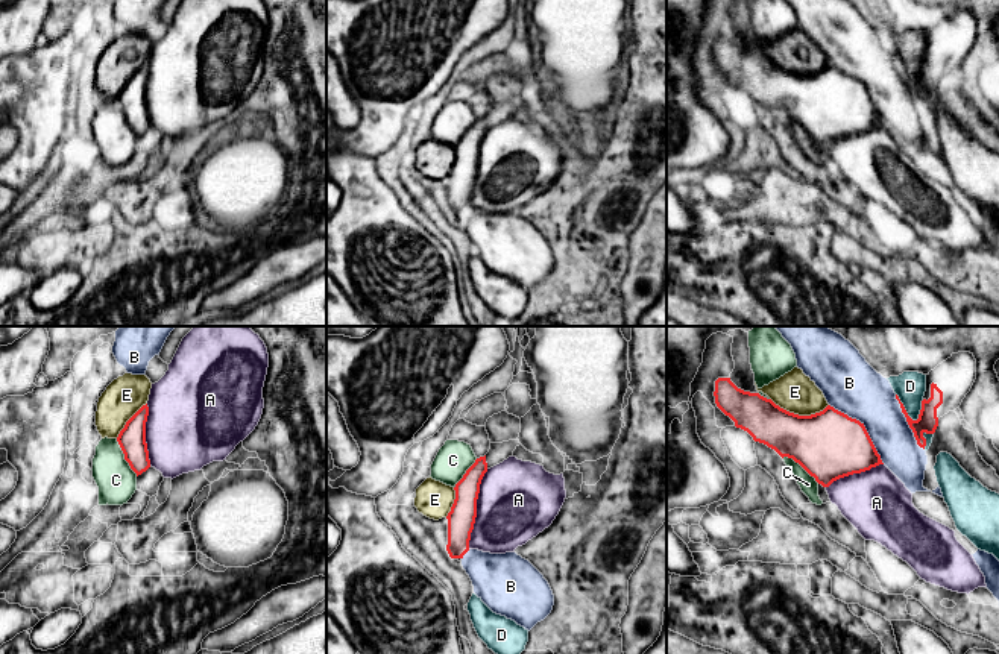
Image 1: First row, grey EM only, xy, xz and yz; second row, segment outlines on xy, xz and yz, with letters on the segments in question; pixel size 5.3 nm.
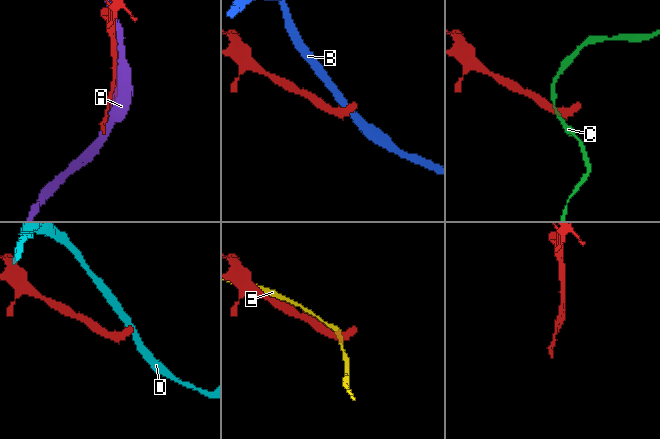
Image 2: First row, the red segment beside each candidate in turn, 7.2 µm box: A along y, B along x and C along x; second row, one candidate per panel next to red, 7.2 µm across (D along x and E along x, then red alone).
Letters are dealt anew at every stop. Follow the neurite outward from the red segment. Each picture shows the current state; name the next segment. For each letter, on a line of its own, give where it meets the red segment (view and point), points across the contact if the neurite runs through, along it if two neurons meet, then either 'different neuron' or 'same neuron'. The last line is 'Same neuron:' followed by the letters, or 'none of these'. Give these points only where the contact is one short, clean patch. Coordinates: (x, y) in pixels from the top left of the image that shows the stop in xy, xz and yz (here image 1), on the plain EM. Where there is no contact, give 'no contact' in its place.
A: xz (475, 169) | different neuron
B: yz (864, 88) | different neuron
C: xy (125, 117) | different neuron
D: yz (904, 69) | along yz (896, 53), (905, 72), (916, 81) | different neuron
E: yz (797, 75) | different neuron
Same neuron: none of these

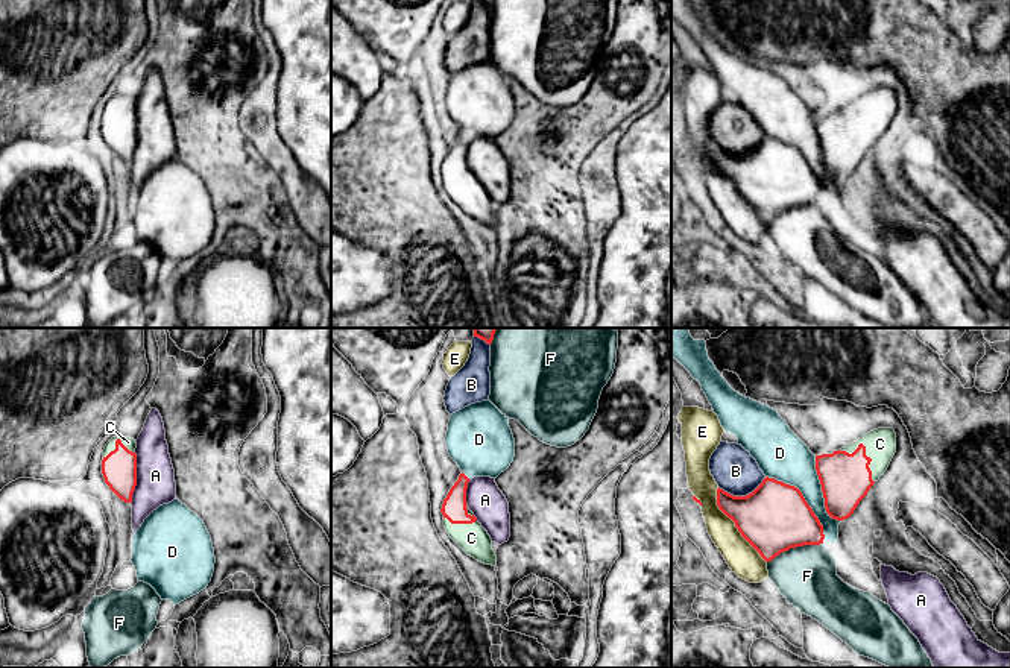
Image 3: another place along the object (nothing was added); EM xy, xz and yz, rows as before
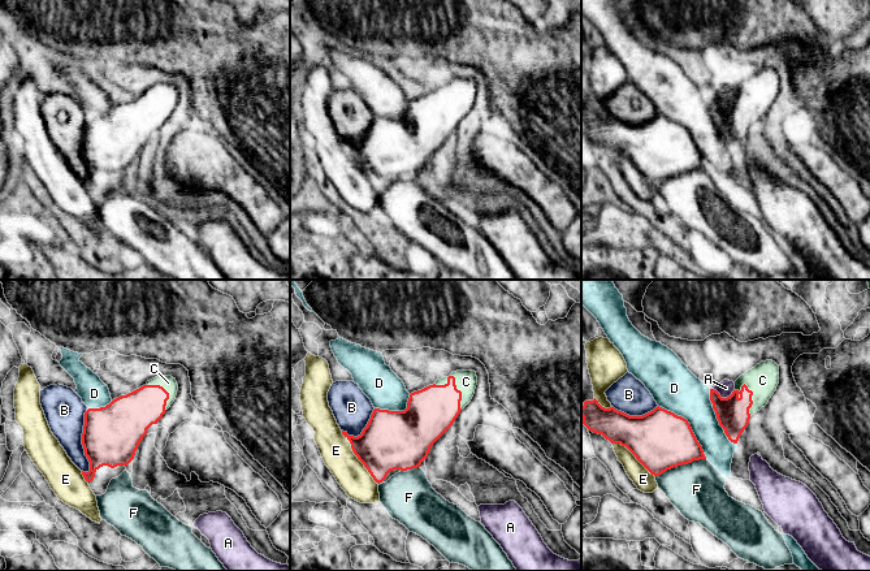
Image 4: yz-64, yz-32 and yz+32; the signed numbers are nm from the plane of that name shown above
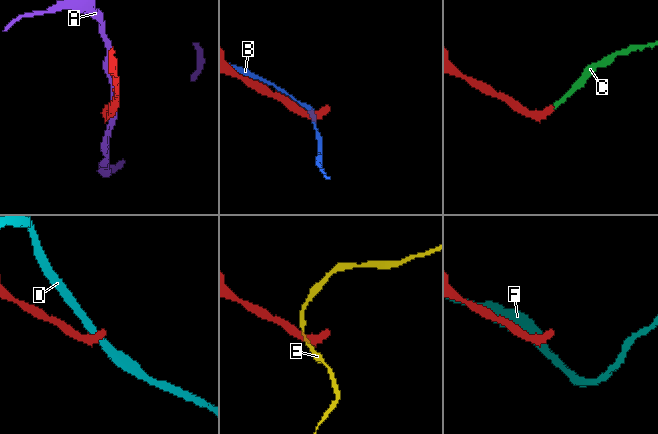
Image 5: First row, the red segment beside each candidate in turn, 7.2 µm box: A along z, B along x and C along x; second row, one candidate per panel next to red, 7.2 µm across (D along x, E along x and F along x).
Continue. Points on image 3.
A: xy (135, 138) | along xy (135, 113), (135, 149), (131, 163) | different neuron
B: yz (741, 157) | different neuron
C: yz (864, 111) | across yz (846, 138), (864, 119), (864, 111), (872, 111), (880, 103) | same neuron
D: yz (804, 158) | different neuron
E: yz (735, 185) | different neuron
F: yz (795, 207) | different neuron
Same neuron: C

